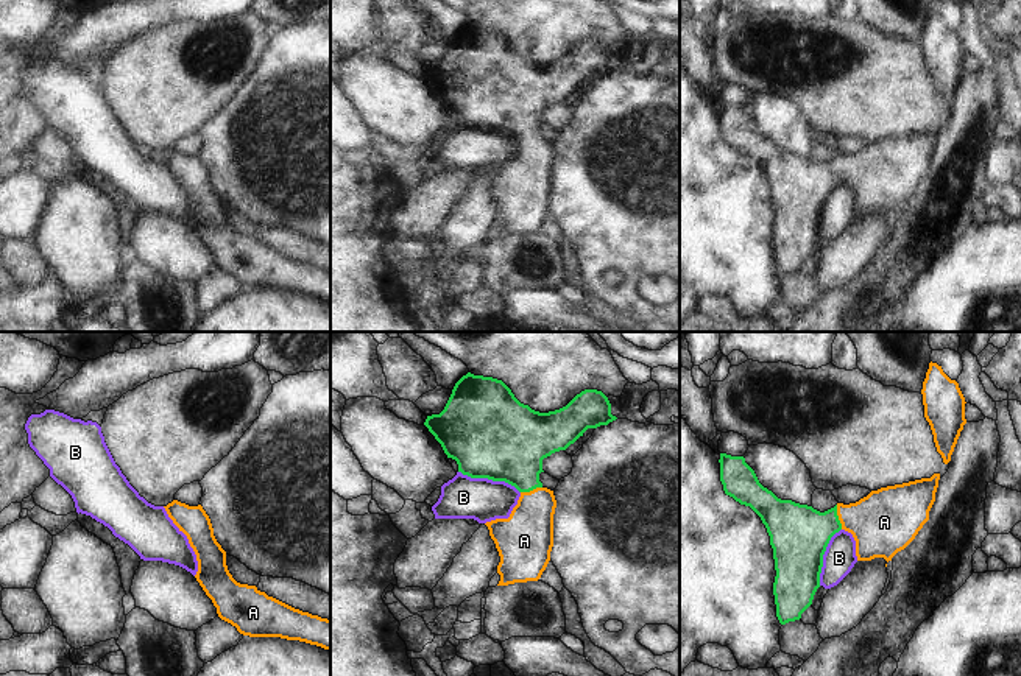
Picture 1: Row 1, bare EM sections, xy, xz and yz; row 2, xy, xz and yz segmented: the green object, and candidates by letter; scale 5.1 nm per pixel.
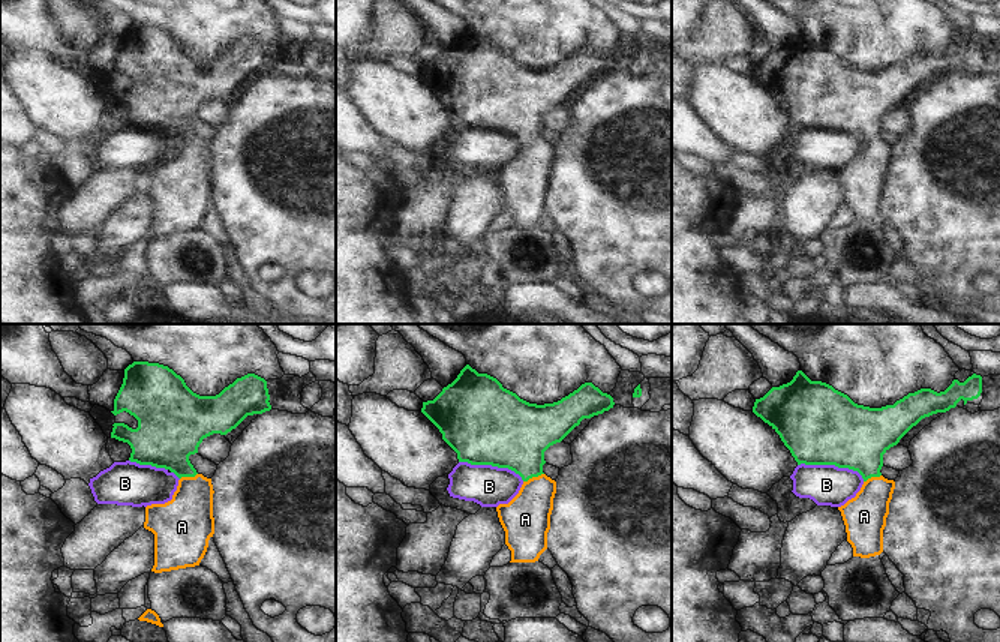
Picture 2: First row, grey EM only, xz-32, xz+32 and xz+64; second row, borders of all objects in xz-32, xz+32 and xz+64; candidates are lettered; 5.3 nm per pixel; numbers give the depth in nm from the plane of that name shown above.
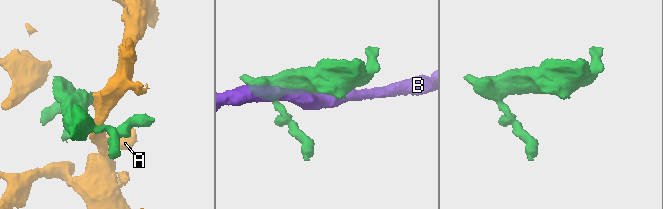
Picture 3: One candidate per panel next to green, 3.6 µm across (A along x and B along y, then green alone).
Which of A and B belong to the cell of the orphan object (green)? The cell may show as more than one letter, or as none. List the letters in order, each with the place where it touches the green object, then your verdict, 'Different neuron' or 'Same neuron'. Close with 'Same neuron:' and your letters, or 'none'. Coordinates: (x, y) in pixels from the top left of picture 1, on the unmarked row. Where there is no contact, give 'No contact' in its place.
A: Touches green at yz (837, 168). Same neuron
B: Touches green at xz (490, 130). Different neuron
Same neuron: A.

